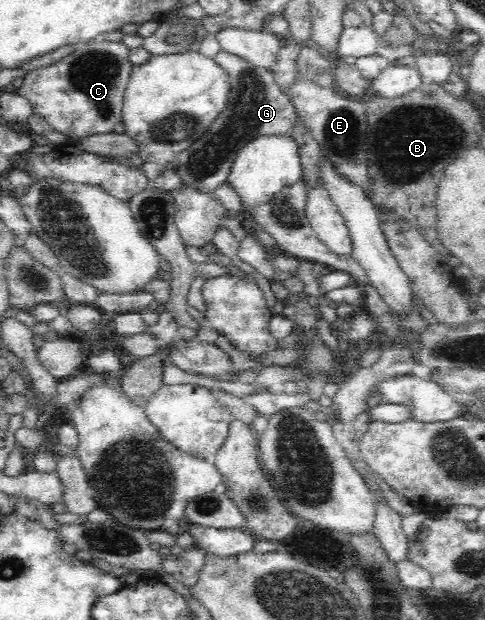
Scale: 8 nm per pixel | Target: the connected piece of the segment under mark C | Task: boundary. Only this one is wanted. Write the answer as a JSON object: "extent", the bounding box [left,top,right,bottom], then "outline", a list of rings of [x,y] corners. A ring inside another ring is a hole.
{"extent":[16,38,134,138],"outline":[[[102,38],[90,42],[77,42],[74,47],[73,53],[48,67],[31,70],[16,93],[29,101],[32,113],[43,117],[55,131],[59,131],[63,135],[81,138],[111,133],[113,127],[121,121],[125,90],[132,77],[134,67],[129,62],[130,48],[125,46],[122,41],[110,42]]]}

